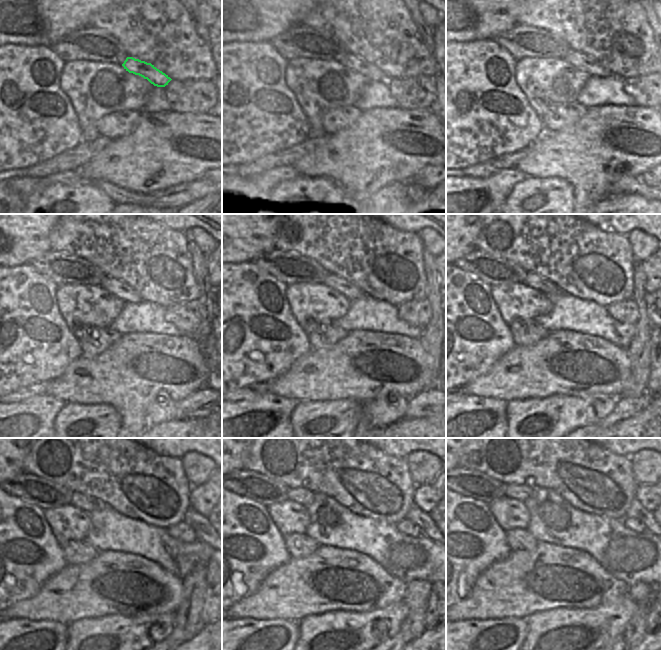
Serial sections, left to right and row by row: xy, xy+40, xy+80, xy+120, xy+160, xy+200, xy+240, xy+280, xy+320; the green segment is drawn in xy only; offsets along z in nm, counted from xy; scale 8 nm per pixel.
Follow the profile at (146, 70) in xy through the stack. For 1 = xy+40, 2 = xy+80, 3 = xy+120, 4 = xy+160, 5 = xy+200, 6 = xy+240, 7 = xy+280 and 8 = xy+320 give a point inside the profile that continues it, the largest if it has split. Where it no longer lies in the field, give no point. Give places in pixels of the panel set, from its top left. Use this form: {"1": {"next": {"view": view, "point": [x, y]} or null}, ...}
{"1": {"next": {"view": "xy+40", "point": [373, 73]}}, "2": {"next": {"view": "xy+80", "point": [583, 63]}}, "3": {"next": {"view": "xy+120", "point": [119, 288]}}, "4": {"next": {"view": "xy+160", "point": [351, 292]}}, "5": {"next": {"view": "xy+200", "point": [533, 280]}}, "6": {"next": {"view": "xy+240", "point": [88, 504]}}, "7": {"next": {"view": "xy+280", "point": [302, 496]}}, "8": {"next": {"view": "xy+320", "point": [520, 492]}}}

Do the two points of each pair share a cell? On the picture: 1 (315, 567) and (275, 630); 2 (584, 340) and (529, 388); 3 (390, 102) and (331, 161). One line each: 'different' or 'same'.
1: different
2: same
3: different

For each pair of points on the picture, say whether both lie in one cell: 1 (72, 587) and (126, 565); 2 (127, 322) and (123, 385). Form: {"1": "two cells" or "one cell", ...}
{"1": "one cell", "2": "two cells"}

